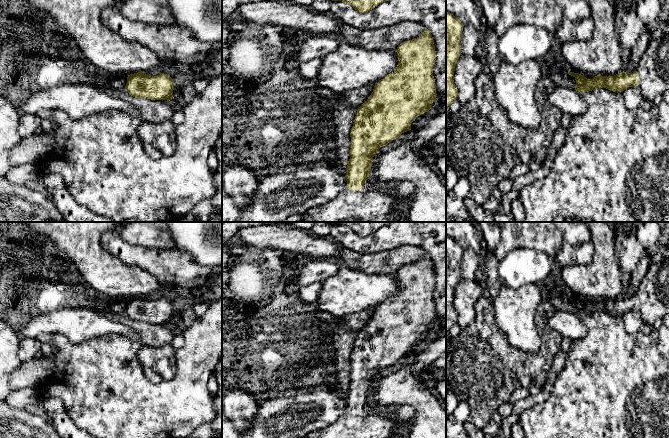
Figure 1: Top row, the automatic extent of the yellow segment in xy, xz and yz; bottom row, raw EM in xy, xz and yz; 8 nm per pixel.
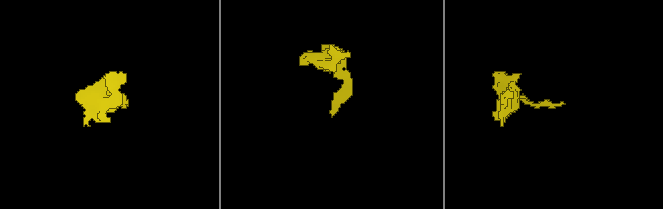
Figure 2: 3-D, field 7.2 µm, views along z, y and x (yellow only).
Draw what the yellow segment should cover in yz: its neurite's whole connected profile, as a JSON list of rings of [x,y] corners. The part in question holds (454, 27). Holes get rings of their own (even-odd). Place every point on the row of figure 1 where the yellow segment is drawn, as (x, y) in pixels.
[[[446,12],[446,114],[458,96],[458,89],[454,84],[454,71],[461,55],[460,41],[463,27],[458,18]]]

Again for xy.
[[[138,72],[128,75],[125,90],[135,98],[170,101],[174,98],[174,86],[173,79],[167,74],[151,76]]]

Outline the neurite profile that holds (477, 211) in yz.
[[[471,196],[464,199],[464,204],[468,213],[476,222],[495,222],[495,213],[485,210],[483,206],[476,203]]]

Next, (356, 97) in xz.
[[[369,84],[365,87],[356,88],[353,90],[344,91],[339,94],[341,100],[346,100],[349,105],[360,107],[371,95],[374,89],[374,84]]]

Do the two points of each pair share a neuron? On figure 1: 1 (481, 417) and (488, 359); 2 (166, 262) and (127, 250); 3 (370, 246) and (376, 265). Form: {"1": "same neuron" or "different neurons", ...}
{"1": "same neuron", "2": "same neuron", "3": "different neurons"}

